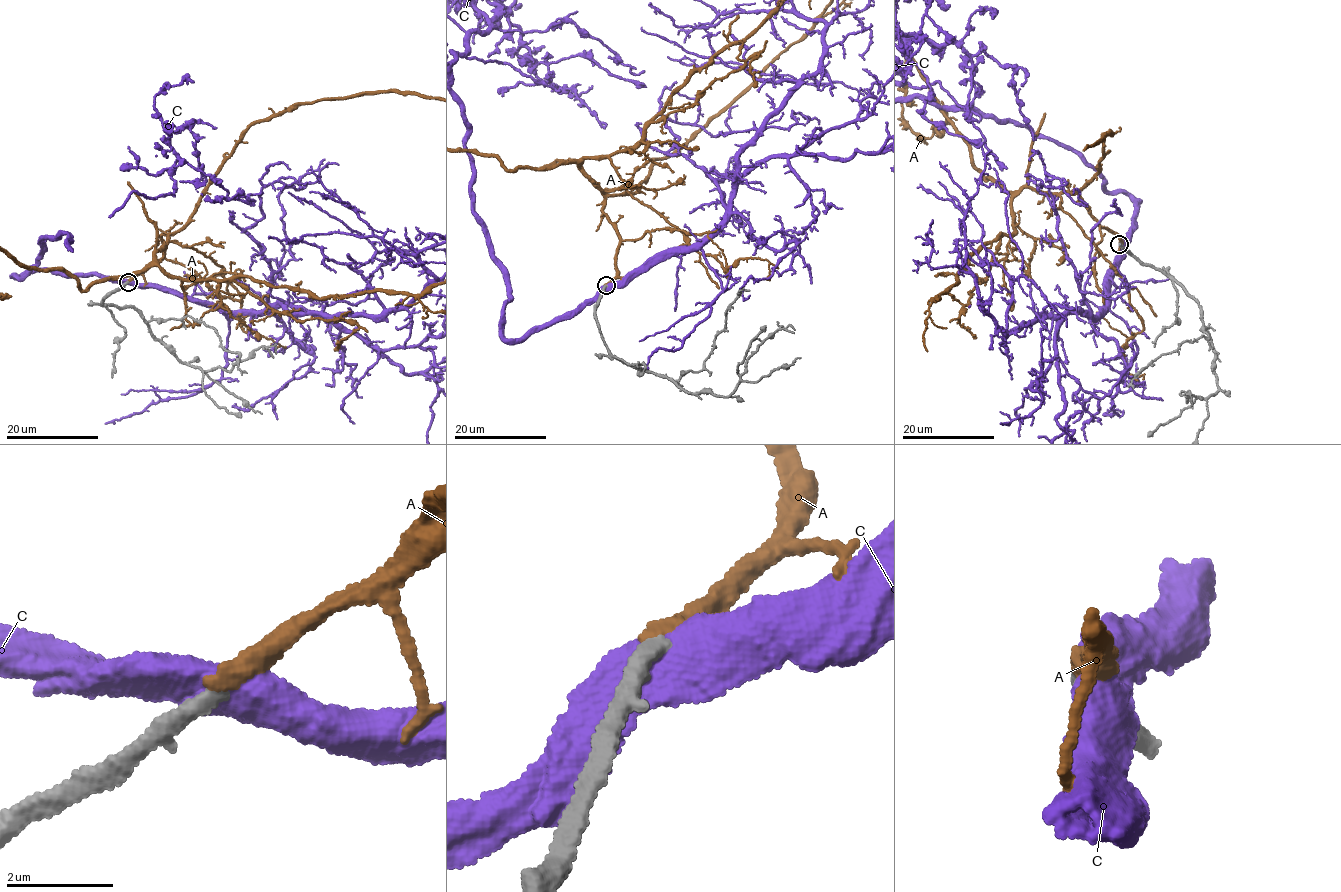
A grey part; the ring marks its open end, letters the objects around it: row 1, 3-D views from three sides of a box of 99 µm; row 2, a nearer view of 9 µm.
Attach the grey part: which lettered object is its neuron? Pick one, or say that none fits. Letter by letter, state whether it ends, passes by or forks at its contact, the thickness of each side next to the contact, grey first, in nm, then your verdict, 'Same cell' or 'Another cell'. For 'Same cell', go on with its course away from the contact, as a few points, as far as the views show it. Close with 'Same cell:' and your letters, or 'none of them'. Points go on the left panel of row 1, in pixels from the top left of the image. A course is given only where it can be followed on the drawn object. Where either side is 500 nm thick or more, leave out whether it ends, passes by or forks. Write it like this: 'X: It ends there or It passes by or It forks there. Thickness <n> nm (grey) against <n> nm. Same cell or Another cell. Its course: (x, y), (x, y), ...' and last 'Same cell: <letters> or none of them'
A: It ends there. Thickness 360 nm (grey) against 340 nm. Same cell
C: Thickness 400 nm (grey) against 650 nm. Another cell
Same cell: A

